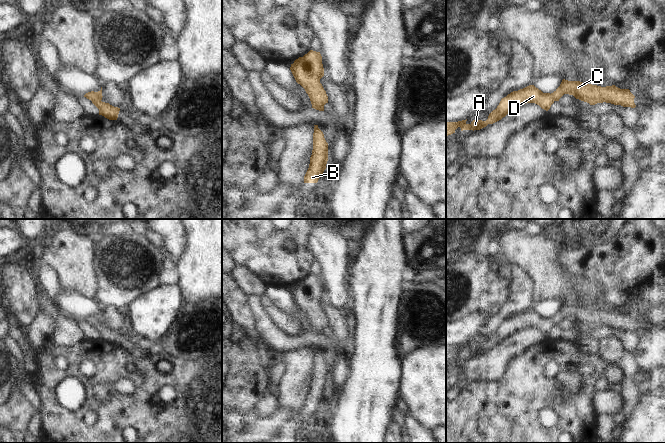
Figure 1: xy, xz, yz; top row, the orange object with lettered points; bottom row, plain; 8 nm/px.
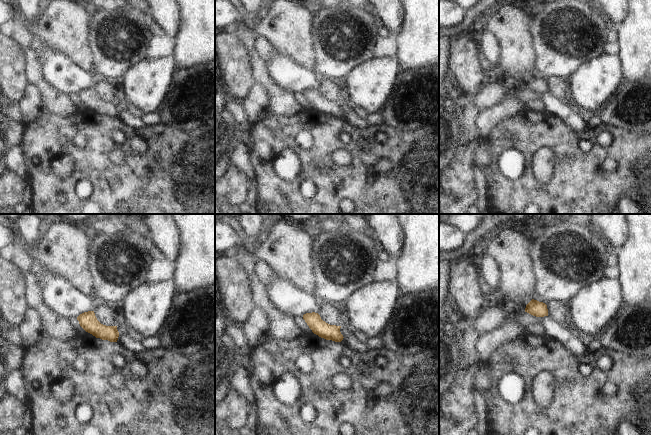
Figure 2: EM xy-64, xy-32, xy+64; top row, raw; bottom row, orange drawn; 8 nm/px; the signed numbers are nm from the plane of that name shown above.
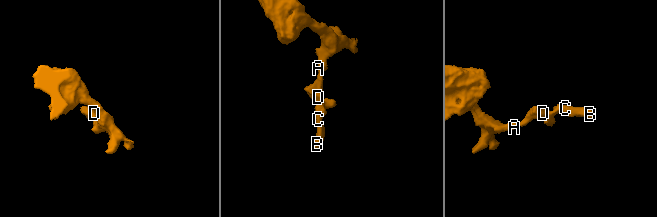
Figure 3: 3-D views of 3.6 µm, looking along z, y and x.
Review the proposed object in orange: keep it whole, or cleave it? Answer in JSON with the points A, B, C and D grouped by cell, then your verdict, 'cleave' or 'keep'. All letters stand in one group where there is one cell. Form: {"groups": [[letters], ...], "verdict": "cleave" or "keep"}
{"groups": [["A", "B", "C", "D"]], "verdict": "keep"}

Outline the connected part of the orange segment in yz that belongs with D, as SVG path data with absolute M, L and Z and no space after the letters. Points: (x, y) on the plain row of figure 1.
M563 303L560 310L553 317L543 317L534 309L529 309L518 315L513 315L506 321L502 322L499 329L493 334L486 345L473 344L467 348L466 344L458 346L446 346L446 360L455 357L460 351L463 354L480 354L488 348L493 348L507 338L526 327L535 327L542 333L548 335L555 325L564 319L573 319L576 323L587 326L590 329L597 327L611 327L623 331L635 332L635 320L629 313L620 313L615 309L601 311L592 308L586 308L580 305L568 305Z

